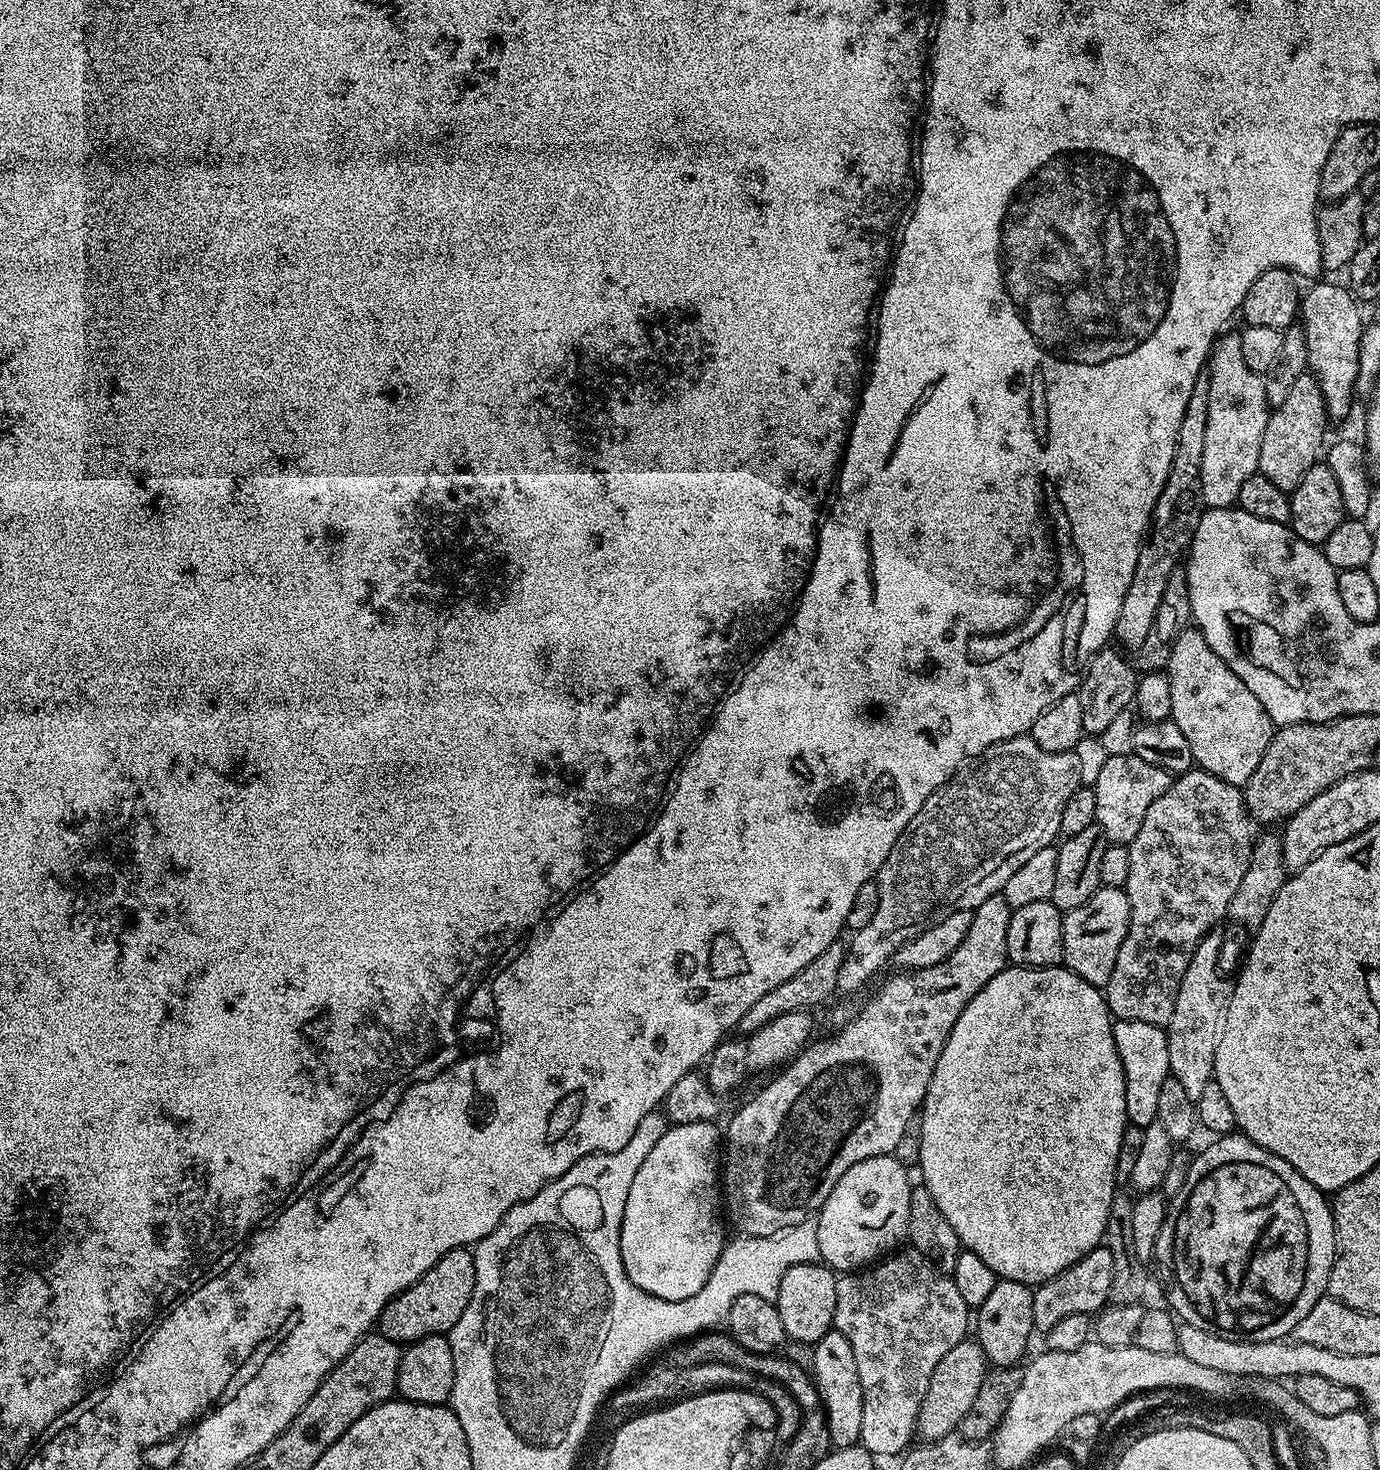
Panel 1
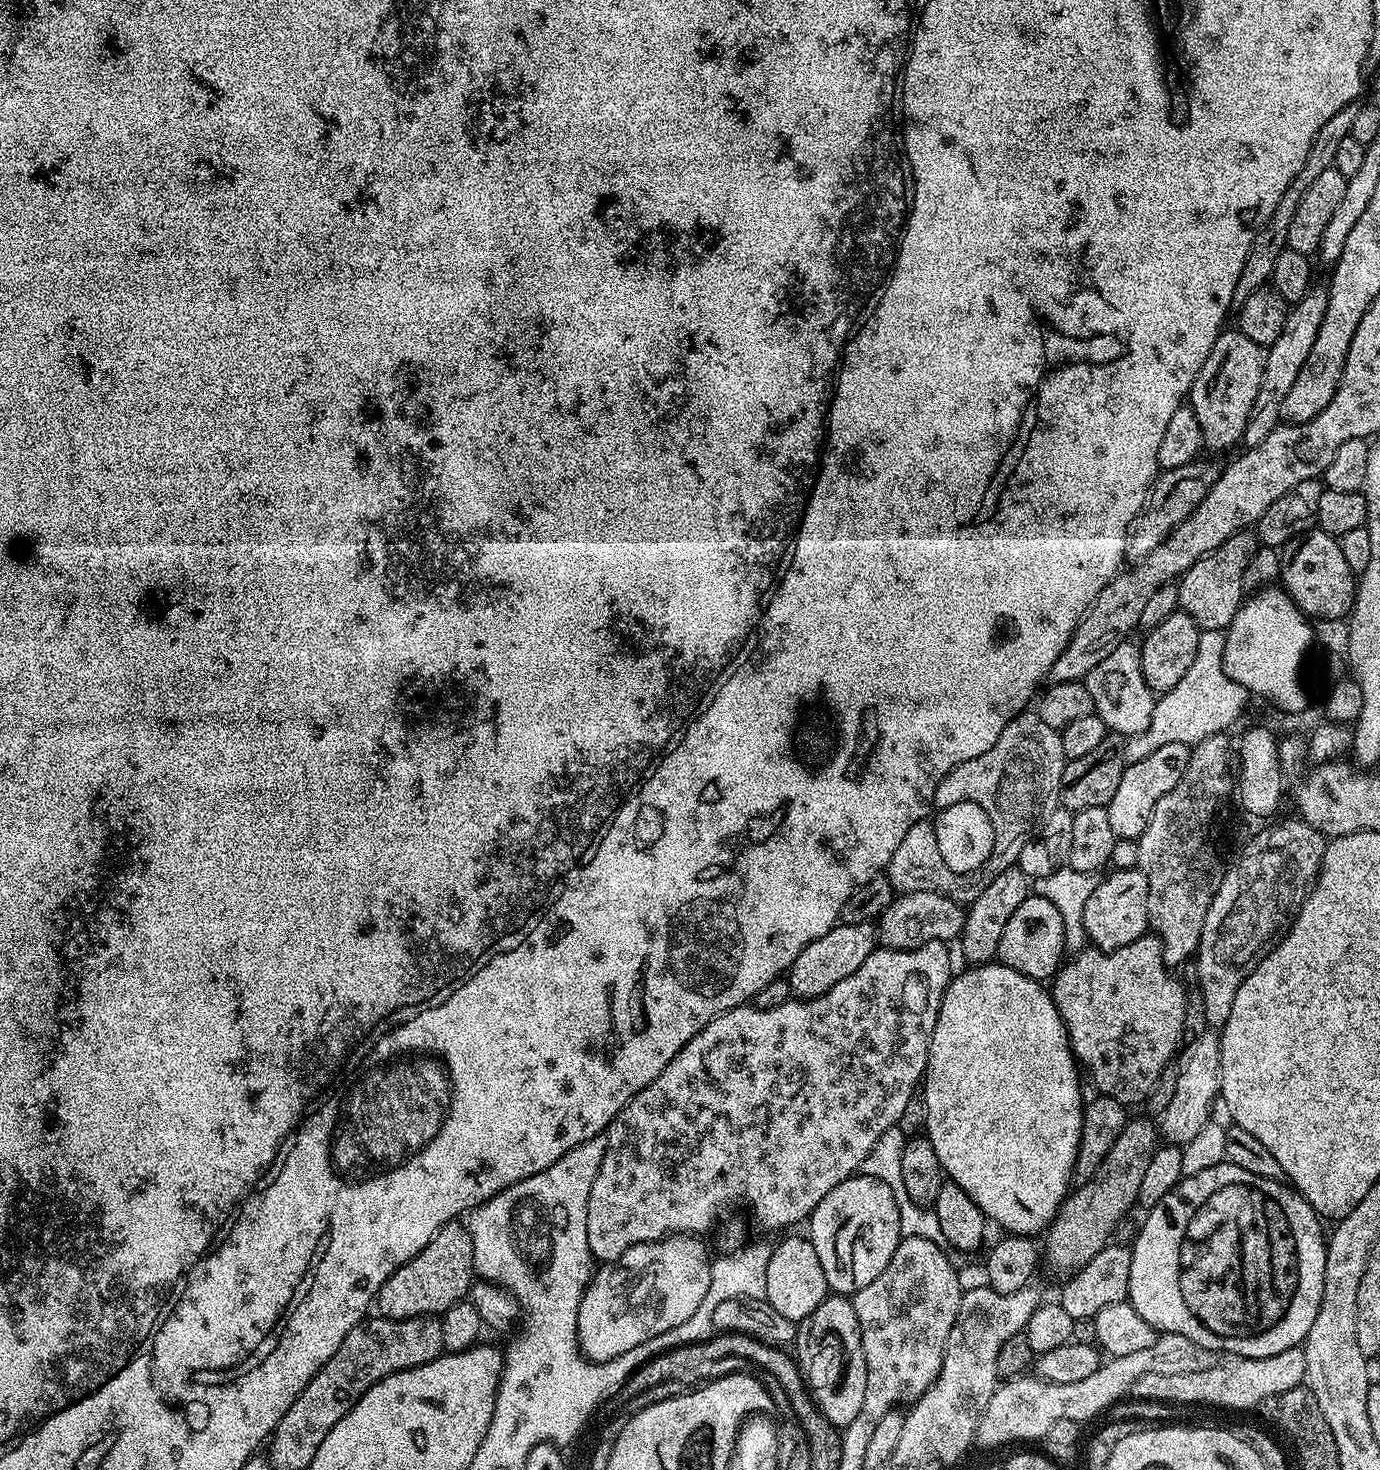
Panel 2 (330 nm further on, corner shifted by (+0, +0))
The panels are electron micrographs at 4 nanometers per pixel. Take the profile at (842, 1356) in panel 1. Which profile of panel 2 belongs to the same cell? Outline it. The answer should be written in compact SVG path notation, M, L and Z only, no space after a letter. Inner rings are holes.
M830 1294L818 1306L818 1310L814 1310L814 1314L810 1314L805 1320L799 1321L796 1330L796 1339L794 1341L794 1359L799 1367L800 1374L804 1378L805 1384L808 1385L808 1391L812 1394L812 1401L816 1404L816 1408L822 1413L835 1428L843 1430L847 1424L854 1422L858 1410L862 1410L862 1398L866 1398L866 1358L862 1354L862 1334L858 1326L858 1314L854 1314L854 1306L851 1299L844 1294Z

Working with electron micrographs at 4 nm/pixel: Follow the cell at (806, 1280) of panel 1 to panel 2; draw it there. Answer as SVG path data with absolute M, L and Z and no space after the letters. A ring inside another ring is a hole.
M807 1235L788 1236L780 1245L777 1243L773 1247L770 1266L766 1266L764 1299L774 1306L774 1310L778 1310L778 1314L797 1322L805 1320L829 1295L826 1274L822 1274L822 1262L818 1262L818 1253Z

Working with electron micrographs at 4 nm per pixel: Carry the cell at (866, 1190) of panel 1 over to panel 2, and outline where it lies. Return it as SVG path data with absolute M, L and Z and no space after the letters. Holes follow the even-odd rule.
M863 1174L851 1176L843 1180L813 1210L806 1224L814 1250L818 1253L818 1262L822 1262L822 1274L826 1274L829 1289L836 1294L854 1294L862 1290L862 1286L870 1286L882 1270L894 1258L894 1250L900 1245L900 1219L898 1206L894 1202L894 1194L890 1194L890 1186L886 1182L878 1182Z

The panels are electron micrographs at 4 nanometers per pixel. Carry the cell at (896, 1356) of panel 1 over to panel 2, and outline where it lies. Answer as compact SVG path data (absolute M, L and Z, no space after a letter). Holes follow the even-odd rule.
M903 1237L886 1270L882 1270L870 1286L862 1286L862 1290L851 1297L862 1334L862 1354L866 1358L866 1398L862 1398L862 1410L858 1410L854 1422L841 1431L841 1438L870 1438L874 1435L874 1426L878 1426L886 1414L901 1406L911 1405L938 1378L942 1358L946 1354L946 1338L950 1338L950 1330L954 1330L962 1295L960 1276L943 1251L945 1249L935 1241Z

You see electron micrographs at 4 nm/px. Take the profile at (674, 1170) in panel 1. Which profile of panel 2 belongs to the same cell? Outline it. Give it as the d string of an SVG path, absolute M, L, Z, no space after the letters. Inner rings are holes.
M692 1234L665 1236L662 1240L652 1240L649 1244L630 1246L622 1258L604 1262L595 1269L594 1275L584 1290L584 1297L578 1306L578 1342L580 1350L587 1359L601 1364L607 1360L626 1354L626 1350L634 1350L634 1346L642 1346L650 1338L658 1334L666 1334L666 1330L674 1330L674 1326L682 1326L698 1306L702 1306L702 1298L706 1298L706 1290L710 1290L710 1270L712 1260L704 1249L703 1239Z

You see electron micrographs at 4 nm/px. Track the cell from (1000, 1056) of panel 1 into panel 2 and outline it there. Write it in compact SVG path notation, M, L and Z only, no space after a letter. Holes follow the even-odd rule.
M999 962L977 964L965 969L965 972L957 971L949 980L948 989L944 991L938 1010L938 1022L934 1022L934 1034L928 1051L928 1068L922 1081L925 1102L924 1128L928 1140L934 1146L934 1154L938 1154L938 1162L942 1162L945 1177L951 1183L962 1186L962 1190L966 1190L966 1194L974 1198L984 1217L995 1227L997 1224L998 1227L1004 1228L1000 1230L1005 1233L1035 1237L1036 1232L1043 1233L1052 1223L1072 1184L1072 1171L1078 1154L1086 1103L1085 1097L1080 1097L1081 1073L1078 1071L1076 1057L1072 1055L1072 1043L1068 1040L1066 1026L1052 1001L1052 993L1041 981L1026 978L1026 974L1018 974L1018 970L1010 970Z

